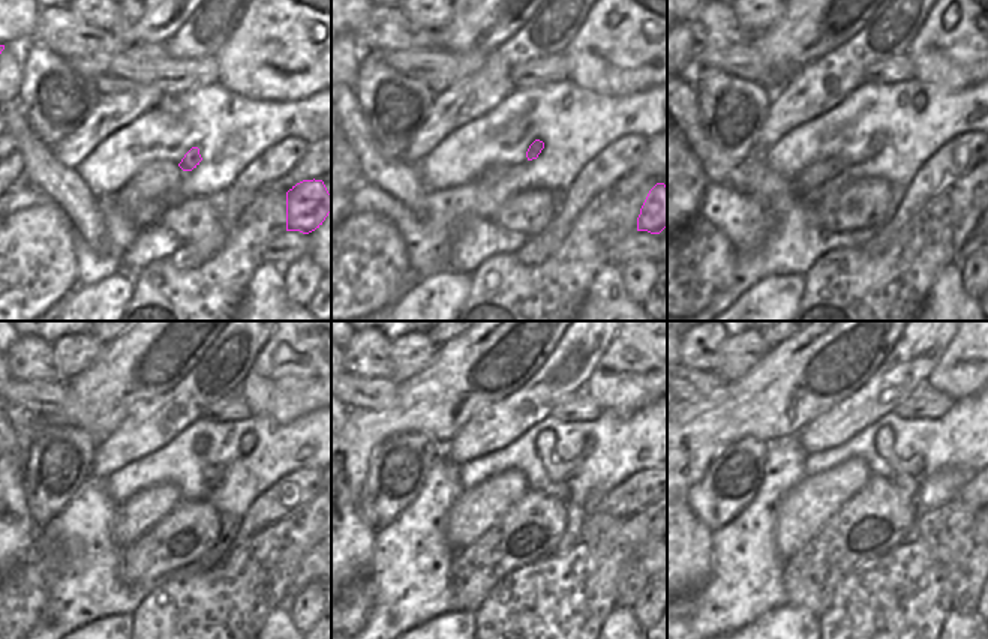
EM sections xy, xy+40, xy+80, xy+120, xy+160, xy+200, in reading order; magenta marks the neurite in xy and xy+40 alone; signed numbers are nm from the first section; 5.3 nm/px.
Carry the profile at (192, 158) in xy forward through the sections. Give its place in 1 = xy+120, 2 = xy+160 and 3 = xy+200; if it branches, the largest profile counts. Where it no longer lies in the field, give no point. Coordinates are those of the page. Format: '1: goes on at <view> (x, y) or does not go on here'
1: goes on at xy+120 (212, 474)
2: goes on at xy+160 (559, 471)
3: goes on at xy+200 (913, 467)

